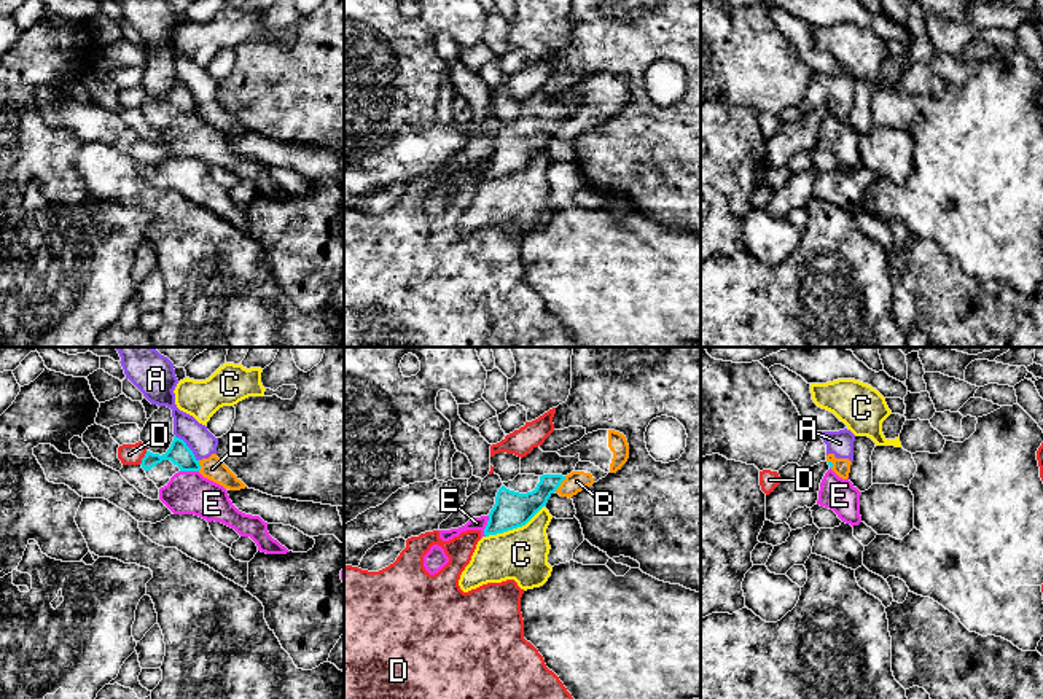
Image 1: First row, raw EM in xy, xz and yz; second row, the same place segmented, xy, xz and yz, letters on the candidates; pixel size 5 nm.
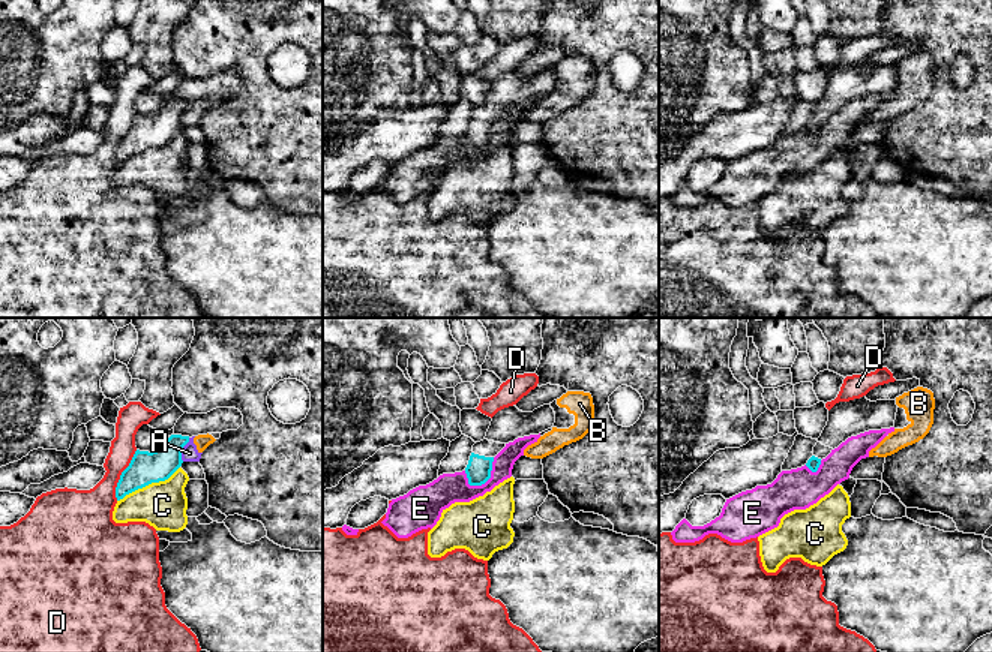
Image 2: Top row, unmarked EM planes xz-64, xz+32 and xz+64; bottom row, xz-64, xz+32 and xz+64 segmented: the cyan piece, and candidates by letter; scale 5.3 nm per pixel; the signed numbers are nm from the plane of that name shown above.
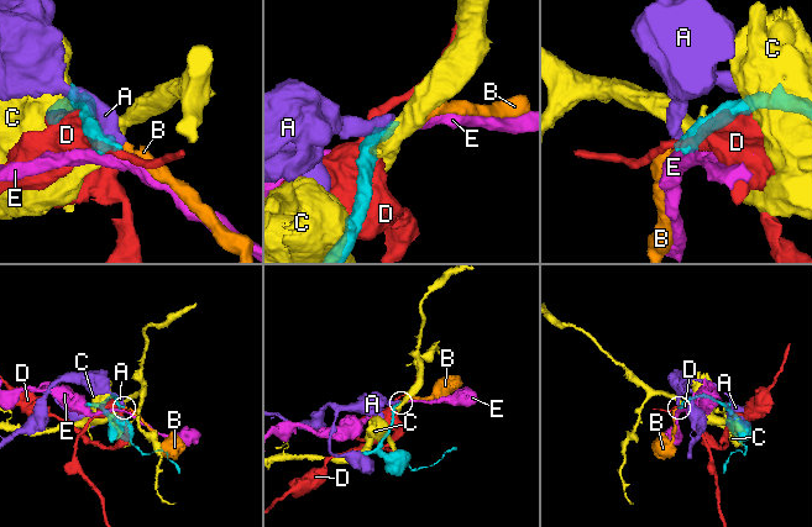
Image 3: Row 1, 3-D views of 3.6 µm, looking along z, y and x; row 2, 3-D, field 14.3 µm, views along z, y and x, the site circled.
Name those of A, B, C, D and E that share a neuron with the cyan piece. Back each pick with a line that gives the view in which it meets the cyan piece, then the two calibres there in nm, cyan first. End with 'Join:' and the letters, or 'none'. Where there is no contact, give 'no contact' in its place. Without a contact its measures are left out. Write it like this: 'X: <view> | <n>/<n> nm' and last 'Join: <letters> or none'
Join: none

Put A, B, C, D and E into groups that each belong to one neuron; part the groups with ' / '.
A B / C / D / E

